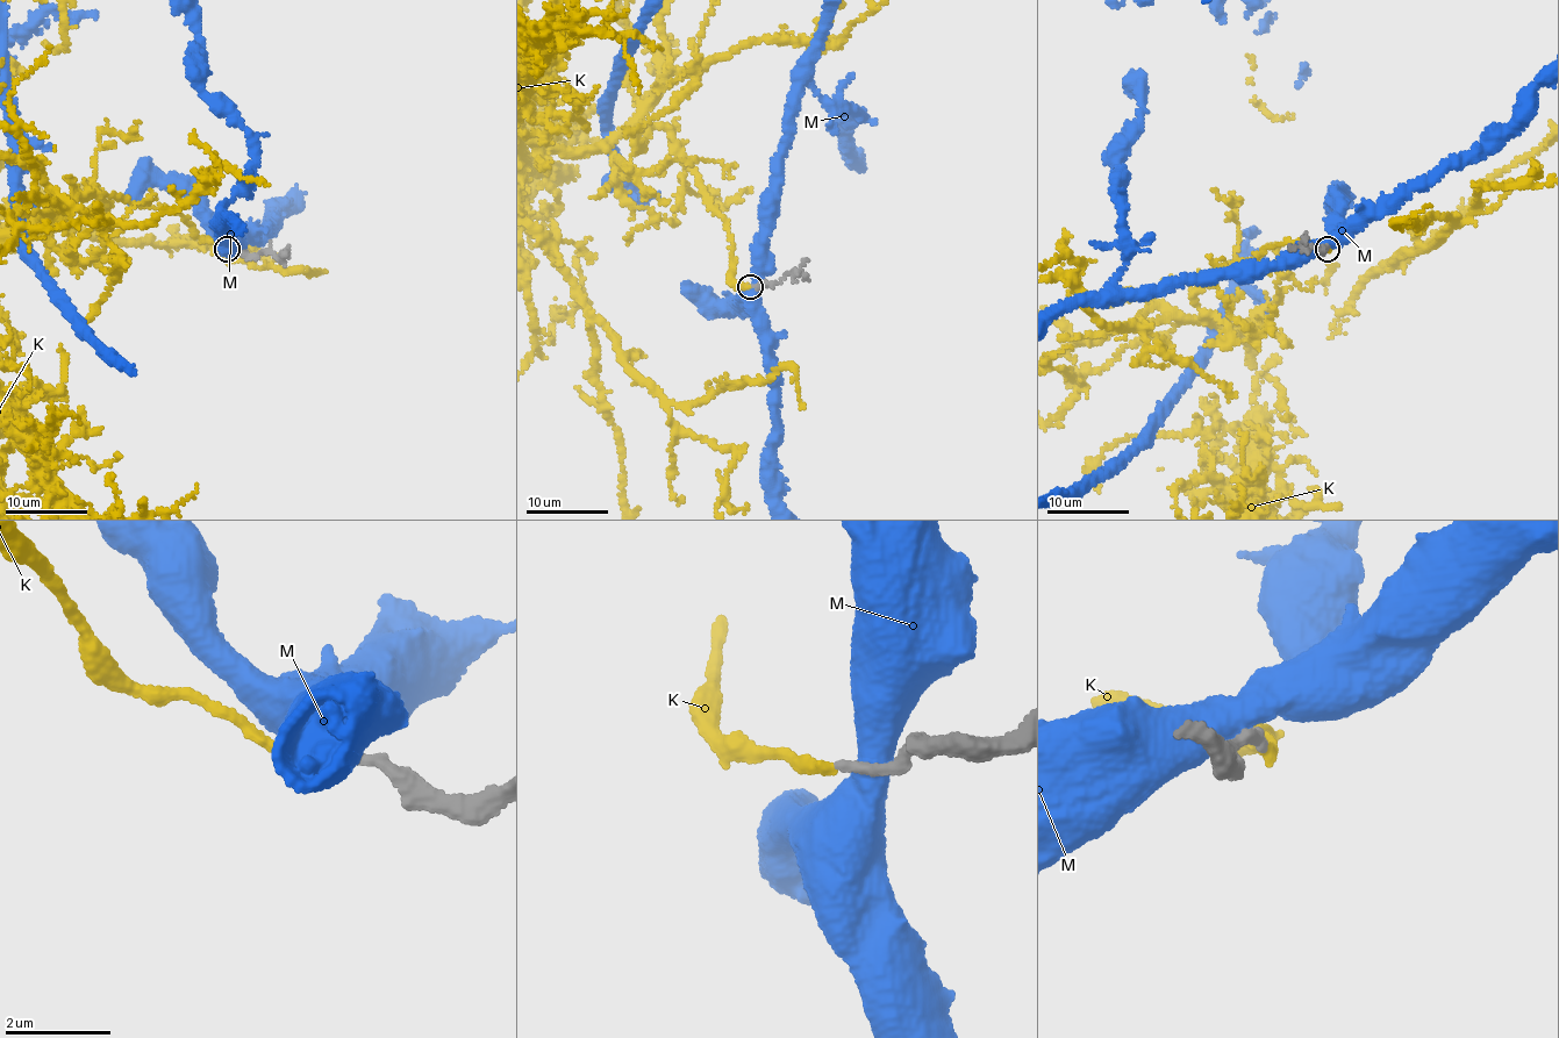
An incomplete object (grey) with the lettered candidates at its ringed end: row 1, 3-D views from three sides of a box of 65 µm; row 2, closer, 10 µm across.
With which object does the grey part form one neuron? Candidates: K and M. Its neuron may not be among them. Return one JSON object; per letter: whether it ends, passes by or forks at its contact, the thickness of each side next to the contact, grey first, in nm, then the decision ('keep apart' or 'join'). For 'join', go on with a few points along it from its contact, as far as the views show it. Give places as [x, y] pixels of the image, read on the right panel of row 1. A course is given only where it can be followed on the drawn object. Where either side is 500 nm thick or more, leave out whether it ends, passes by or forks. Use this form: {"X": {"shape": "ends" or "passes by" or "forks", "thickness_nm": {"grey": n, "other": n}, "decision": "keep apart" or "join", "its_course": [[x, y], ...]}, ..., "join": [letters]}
{"K": {"shape": "ends", "thickness_nm": {"grey": 190, "other": 200}, "decision": "join"}, "M": {"thickness_nm": {"grey": 220, "other": 550}, "decision": "keep apart"}, "join": ["K"]}

